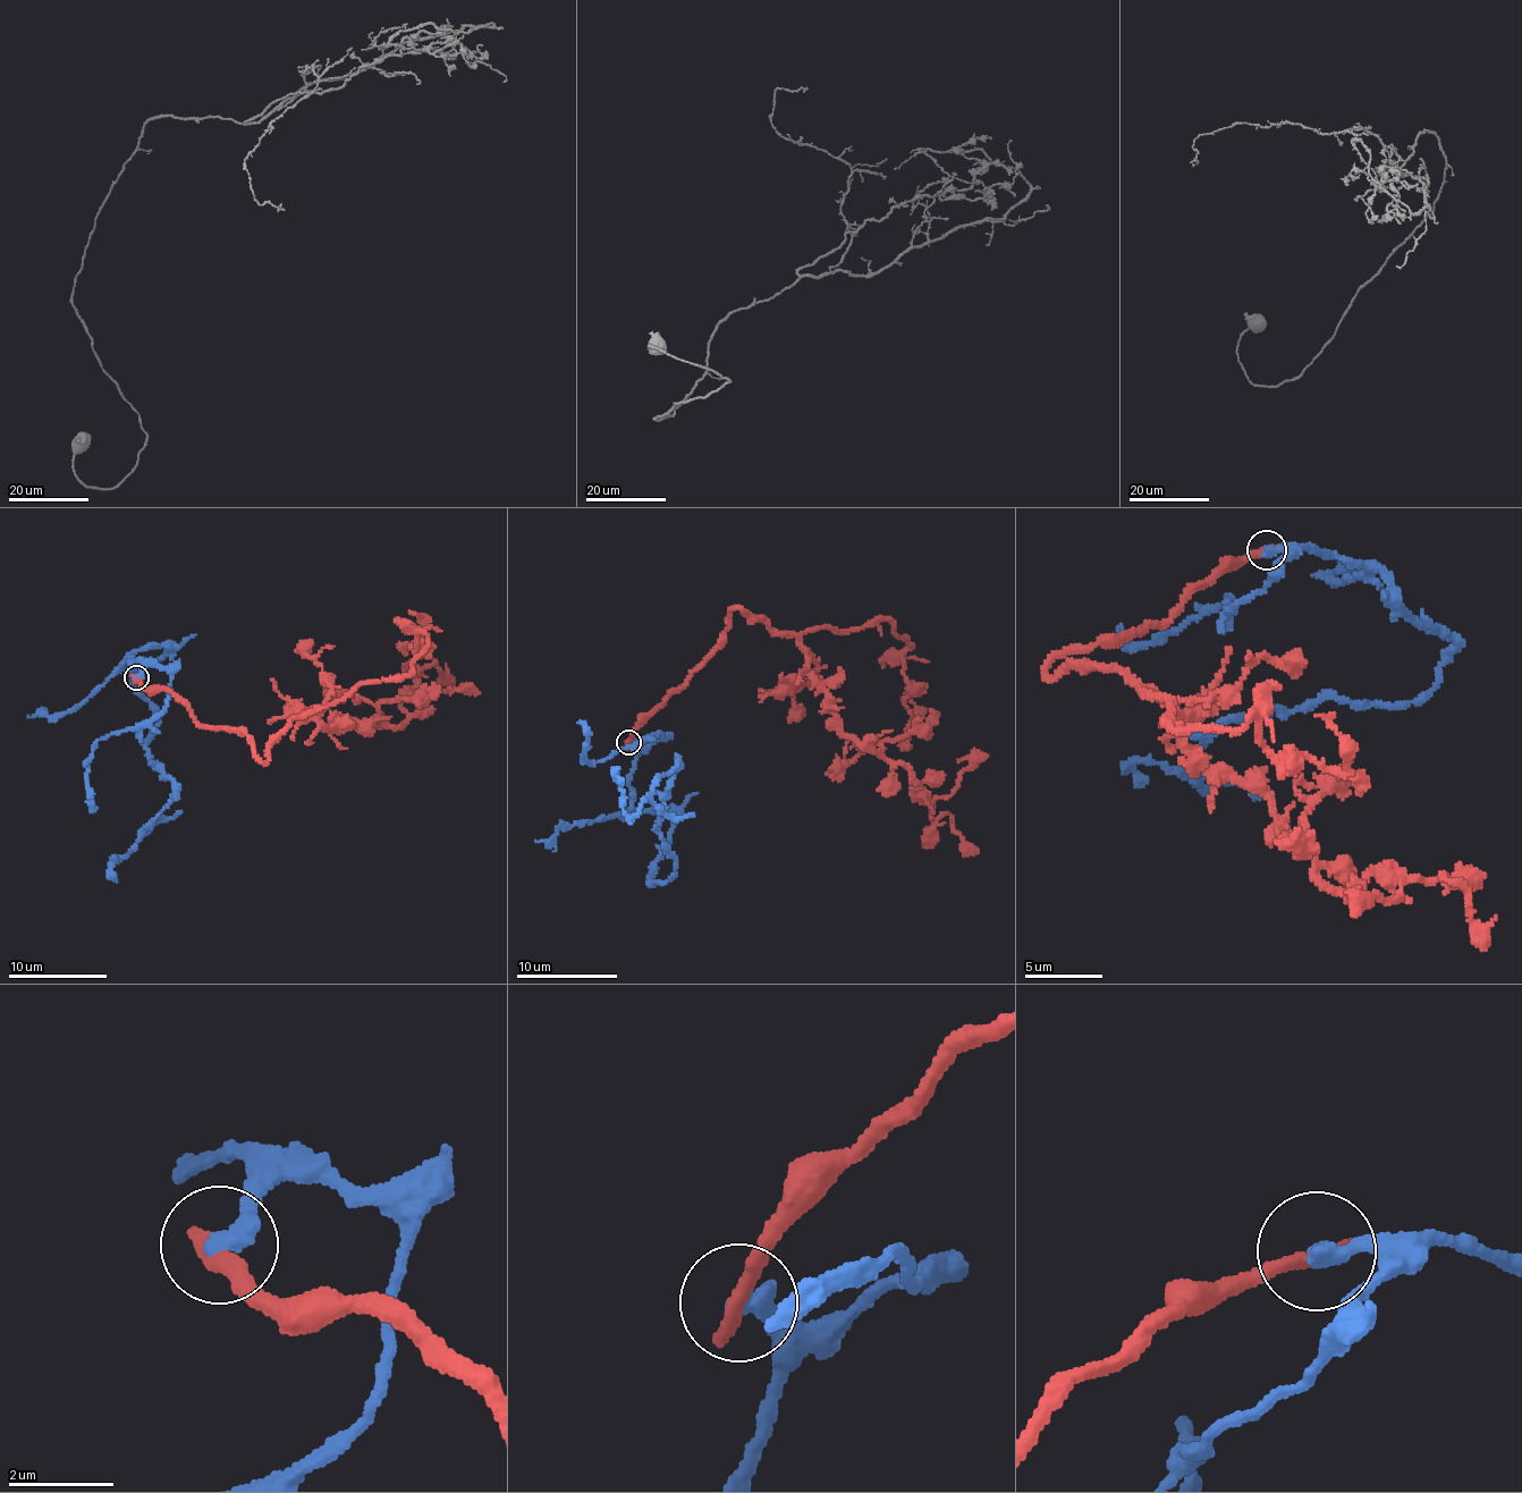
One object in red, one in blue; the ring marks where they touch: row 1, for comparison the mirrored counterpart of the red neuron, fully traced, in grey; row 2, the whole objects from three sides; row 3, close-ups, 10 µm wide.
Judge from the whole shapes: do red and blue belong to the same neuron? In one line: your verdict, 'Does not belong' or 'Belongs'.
Does not belong

